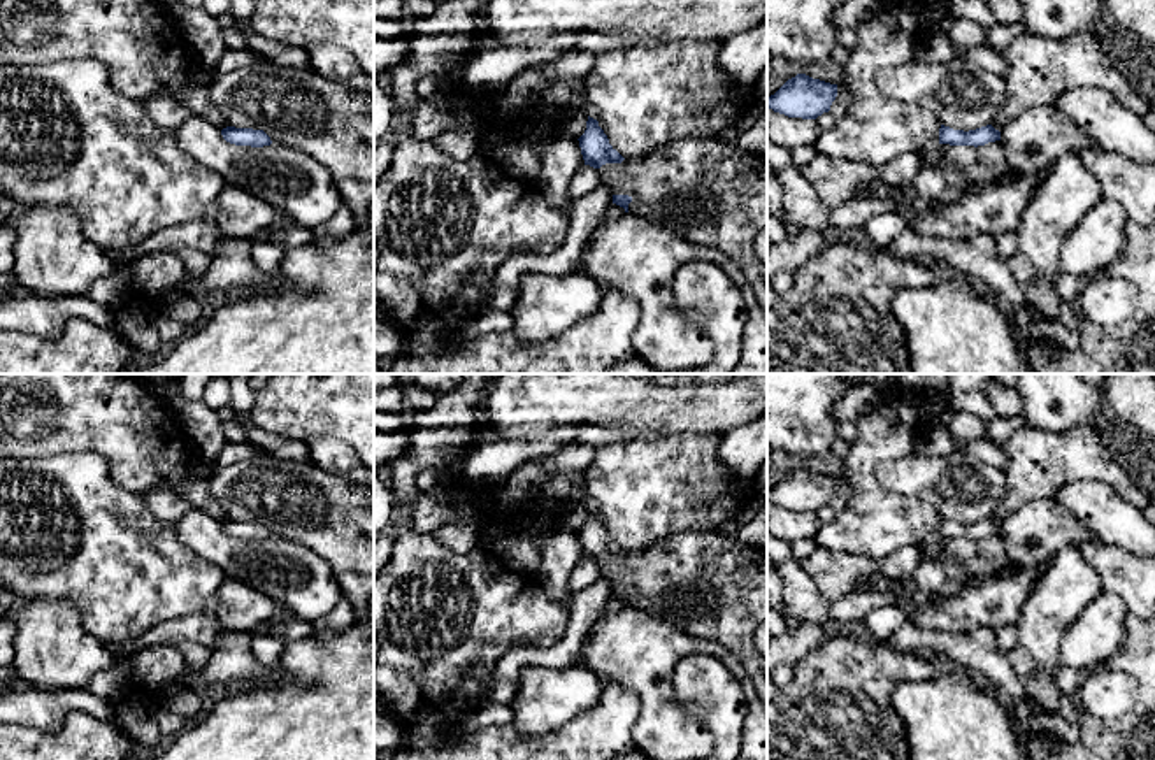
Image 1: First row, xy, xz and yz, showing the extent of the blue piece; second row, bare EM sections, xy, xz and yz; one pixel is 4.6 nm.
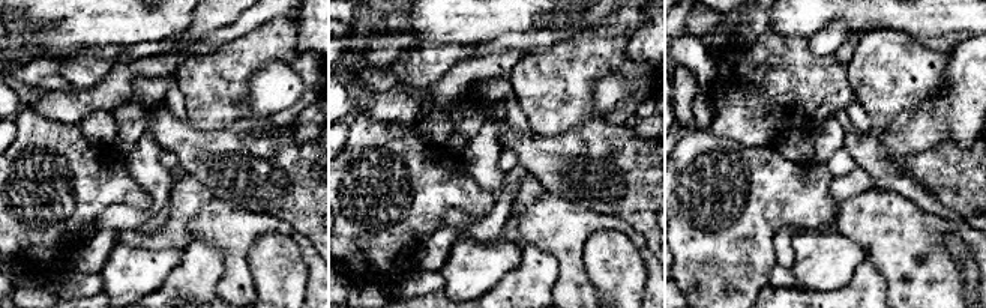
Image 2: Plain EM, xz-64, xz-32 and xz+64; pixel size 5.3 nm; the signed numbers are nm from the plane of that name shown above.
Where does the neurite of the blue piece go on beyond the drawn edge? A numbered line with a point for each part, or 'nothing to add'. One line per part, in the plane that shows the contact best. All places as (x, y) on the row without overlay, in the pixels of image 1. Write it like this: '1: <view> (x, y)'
nothing to add

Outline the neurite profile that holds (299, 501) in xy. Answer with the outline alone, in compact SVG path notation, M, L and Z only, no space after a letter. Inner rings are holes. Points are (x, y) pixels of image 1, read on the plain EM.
M267 451L216 467L209 479L212 498L235 521L263 523L272 537L298 542L319 555L334 572L342 595L362 618L374 597L374 486L344 479L314 462L277 458Z

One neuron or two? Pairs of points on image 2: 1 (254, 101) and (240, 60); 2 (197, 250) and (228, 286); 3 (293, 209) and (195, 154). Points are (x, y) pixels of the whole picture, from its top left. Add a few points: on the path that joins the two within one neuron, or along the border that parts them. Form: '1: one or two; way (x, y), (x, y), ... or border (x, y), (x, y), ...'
1: two; border (278, 60), (269, 60), (248, 78), (242, 110)
2: two; border (207, 244), (224, 251), (224, 275), (213, 292)
3: one; way (269, 185), (257, 173), (246, 173), (219, 160)

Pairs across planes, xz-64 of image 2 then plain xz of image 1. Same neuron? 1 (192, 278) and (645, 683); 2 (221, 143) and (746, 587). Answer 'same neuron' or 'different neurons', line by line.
1: different neurons
2: same neuron

